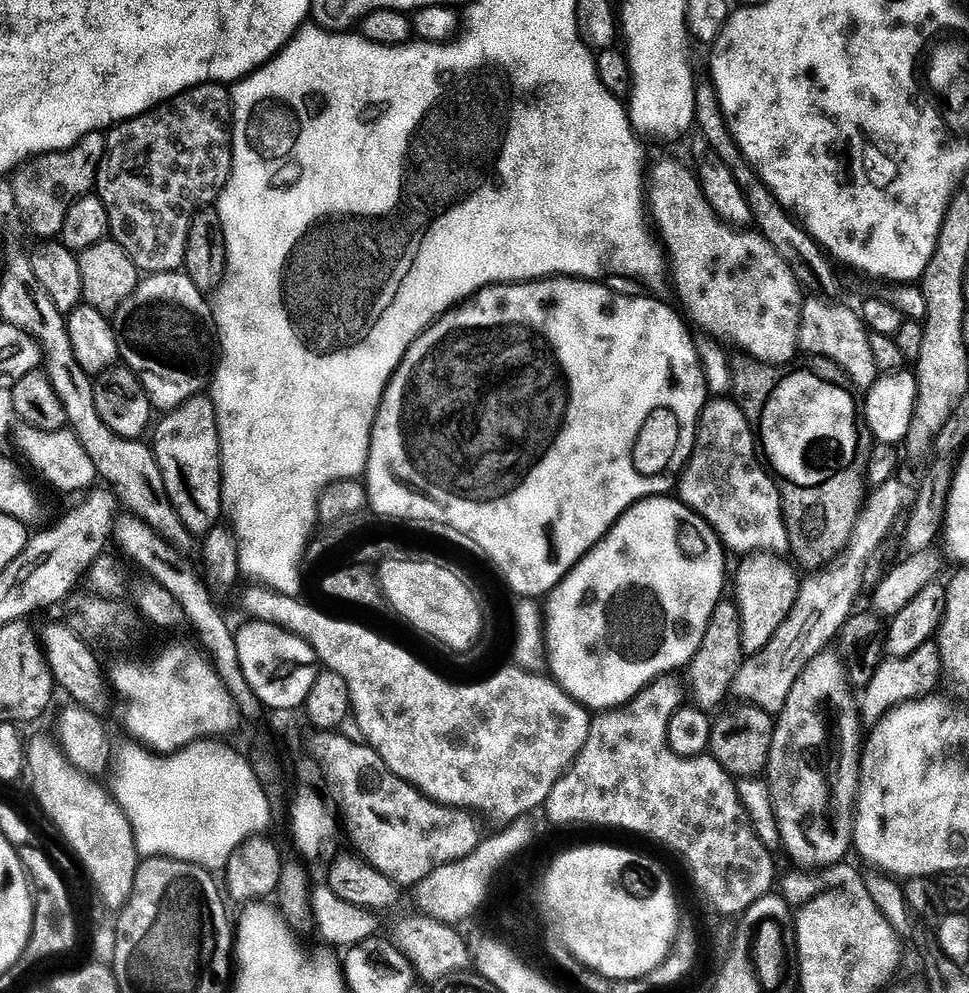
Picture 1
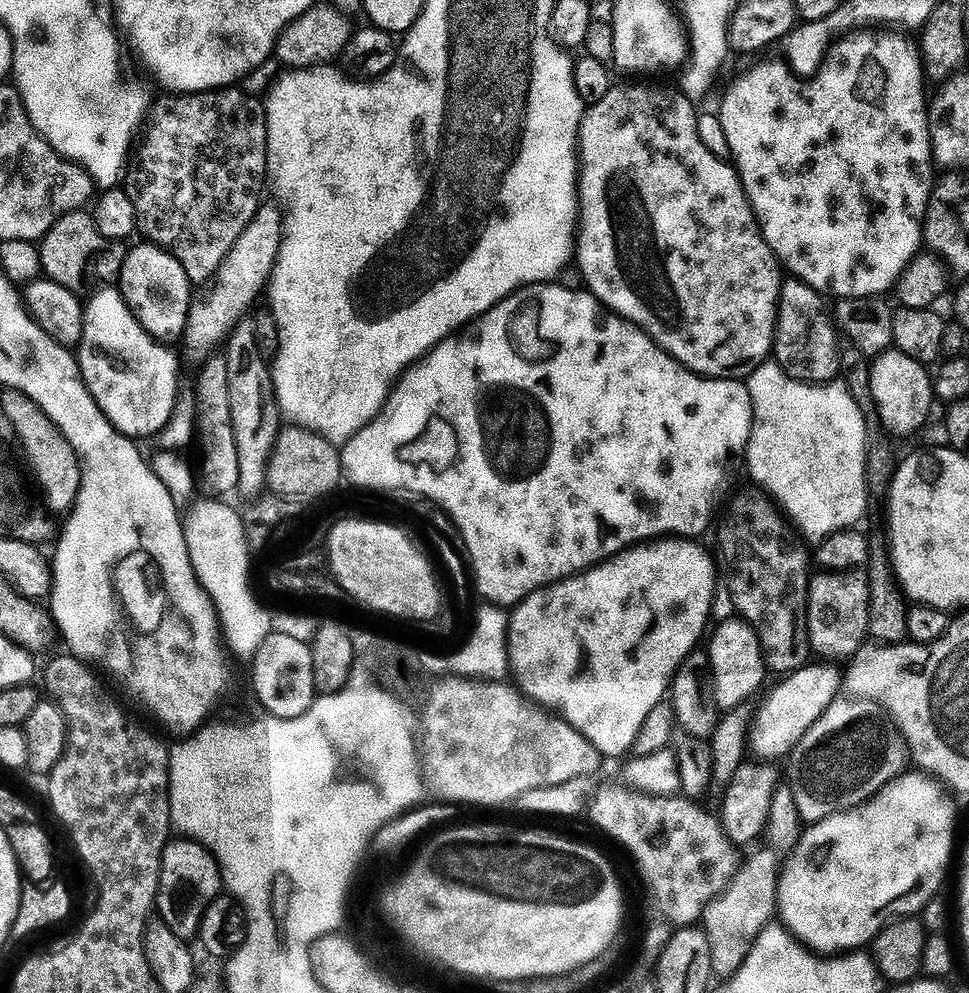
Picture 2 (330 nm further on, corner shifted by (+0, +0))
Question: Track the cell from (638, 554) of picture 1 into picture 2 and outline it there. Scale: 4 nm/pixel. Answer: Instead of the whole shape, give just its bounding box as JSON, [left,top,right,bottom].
[508,538,718,757]

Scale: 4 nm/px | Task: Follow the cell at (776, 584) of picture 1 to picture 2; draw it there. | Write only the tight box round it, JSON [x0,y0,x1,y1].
[708,618,766,710]

